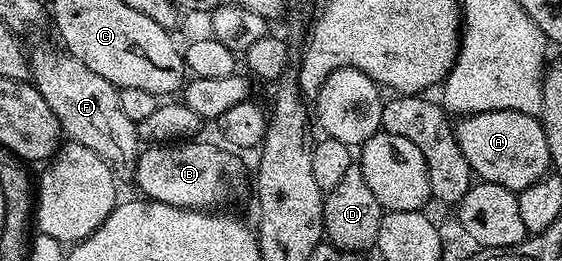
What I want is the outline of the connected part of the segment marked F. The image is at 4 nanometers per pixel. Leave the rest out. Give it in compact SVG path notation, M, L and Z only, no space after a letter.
M36 47L28 55L30 82L45 98L60 122L61 132L78 145L88 146L109 166L117 180L131 180L142 150L137 123L120 108L120 92L106 77L86 69L82 61L63 49Z

